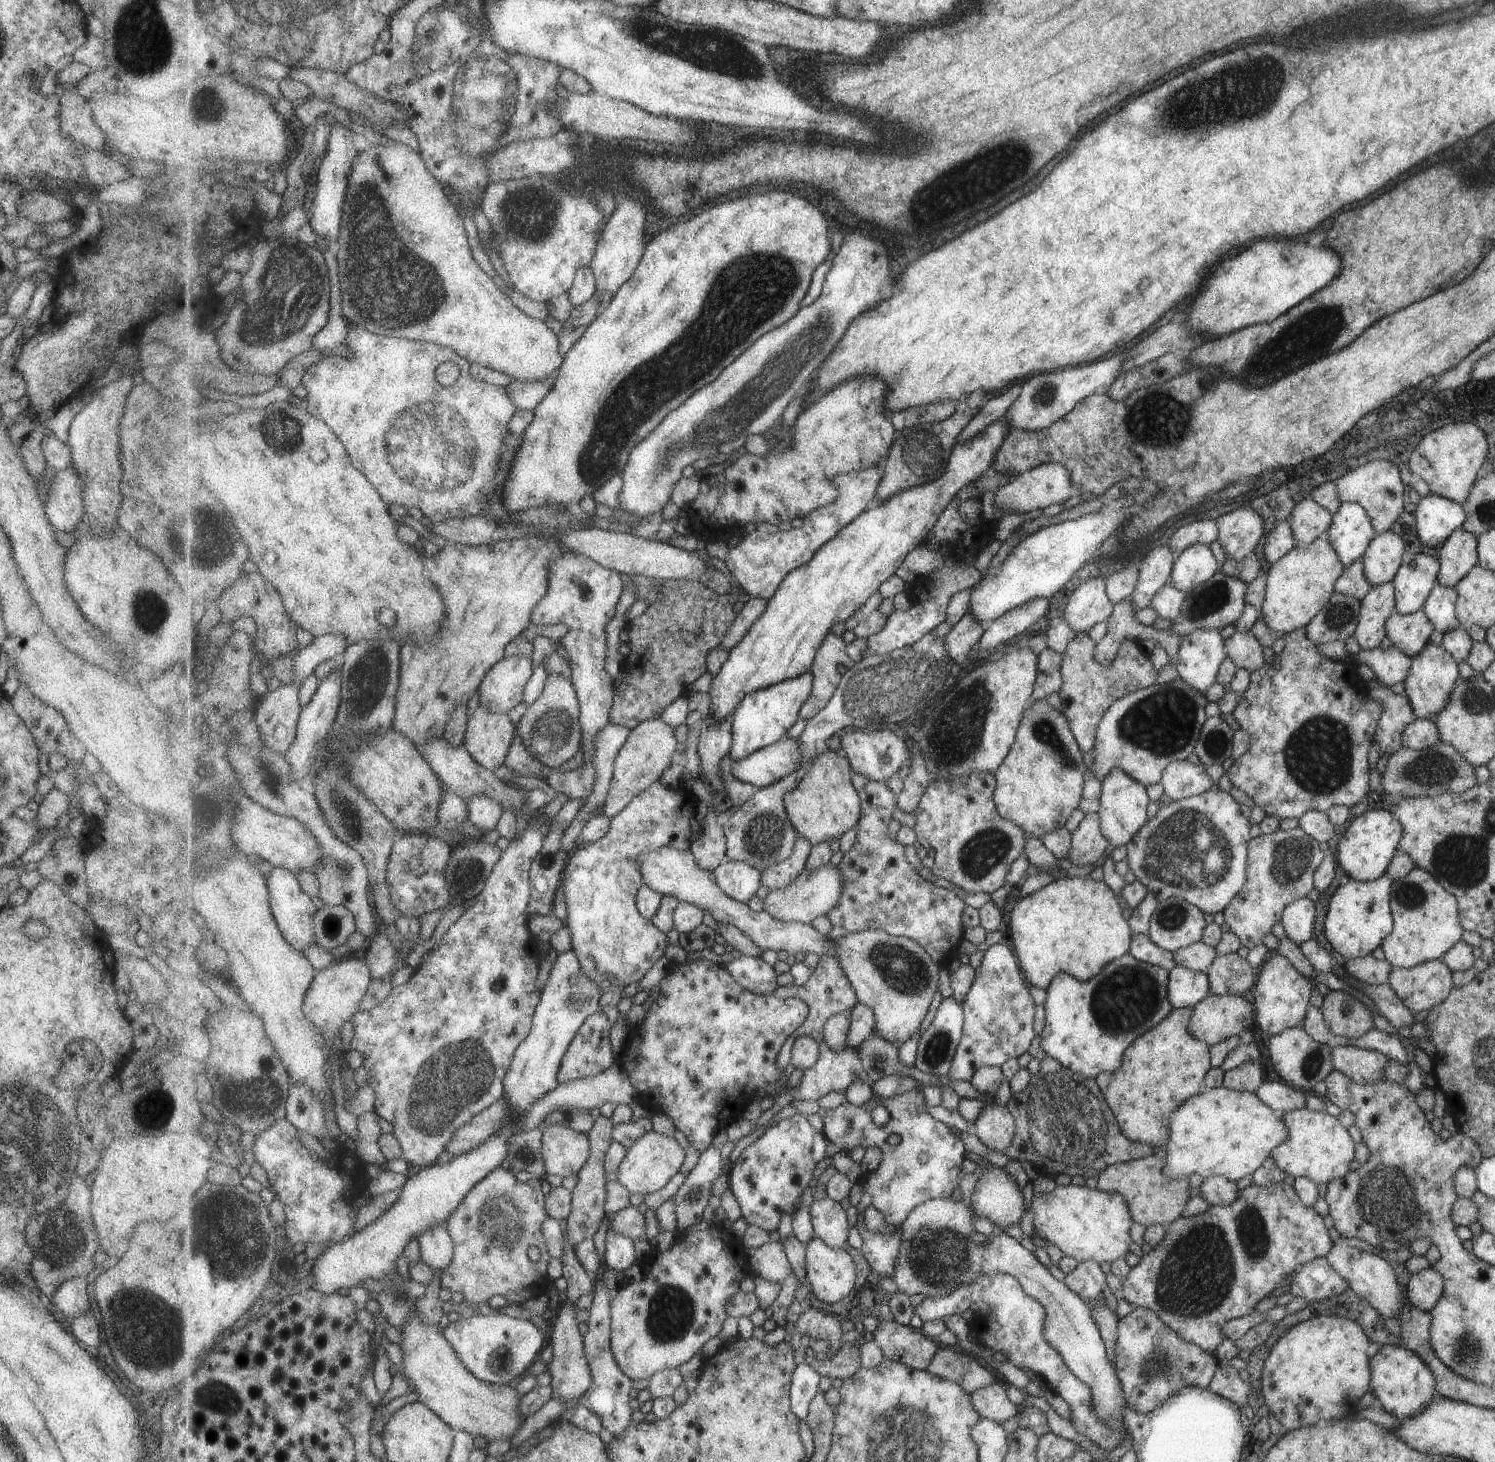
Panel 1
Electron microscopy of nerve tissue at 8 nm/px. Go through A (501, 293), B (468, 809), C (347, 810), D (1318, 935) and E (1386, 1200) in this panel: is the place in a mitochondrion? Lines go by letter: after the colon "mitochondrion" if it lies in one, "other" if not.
A: other
B: other
C: mitochondrion
D: other
E: mitochondrion

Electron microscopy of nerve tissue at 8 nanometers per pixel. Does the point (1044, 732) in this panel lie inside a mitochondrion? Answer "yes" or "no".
yes

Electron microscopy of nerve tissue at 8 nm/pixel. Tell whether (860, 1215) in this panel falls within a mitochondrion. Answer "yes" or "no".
no

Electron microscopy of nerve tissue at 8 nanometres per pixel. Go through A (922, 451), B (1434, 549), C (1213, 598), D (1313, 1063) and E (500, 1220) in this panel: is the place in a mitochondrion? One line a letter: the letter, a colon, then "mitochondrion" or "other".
A: mitochondrion
B: other
C: mitochondrion
D: mitochondrion
E: mitochondrion

